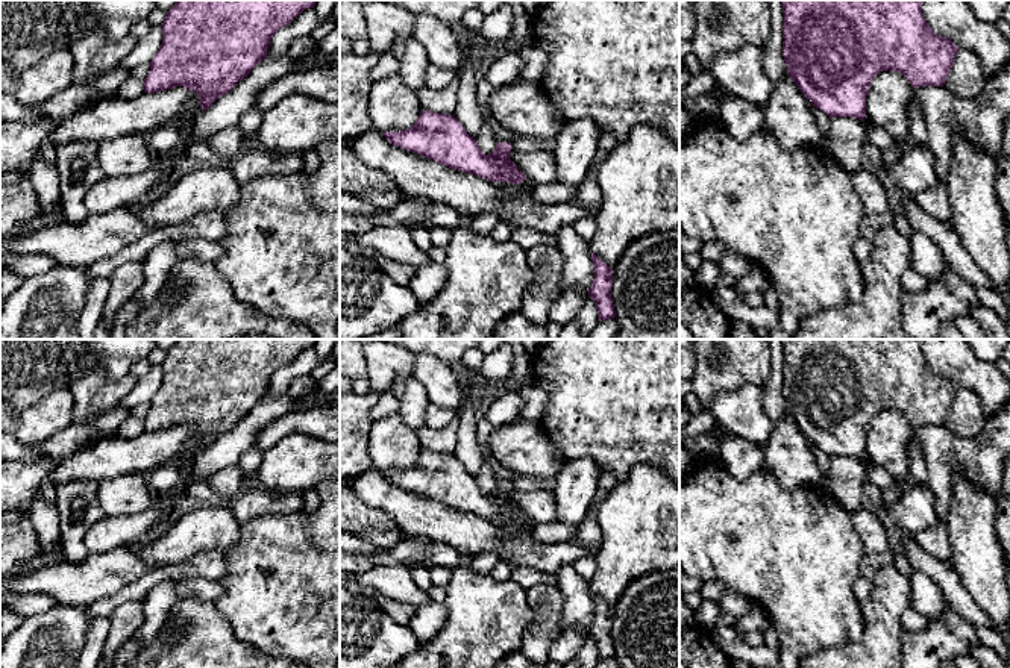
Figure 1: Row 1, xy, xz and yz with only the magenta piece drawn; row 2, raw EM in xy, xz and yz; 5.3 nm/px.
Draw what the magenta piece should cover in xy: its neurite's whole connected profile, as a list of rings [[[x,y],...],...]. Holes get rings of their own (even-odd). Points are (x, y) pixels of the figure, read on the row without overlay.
[[[177,339],[161,364],[162,383],[144,418],[149,433],[185,426],[199,435],[202,450],[250,414],[267,395],[273,374],[317,339]]]

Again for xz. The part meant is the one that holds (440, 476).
[[[423,448],[411,468],[382,473],[393,485],[490,521],[519,524],[526,520],[510,498],[513,486],[508,482],[497,482],[490,494],[484,494],[476,479],[449,453]]]

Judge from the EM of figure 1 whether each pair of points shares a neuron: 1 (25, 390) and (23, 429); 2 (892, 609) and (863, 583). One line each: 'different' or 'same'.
1: different
2: different

